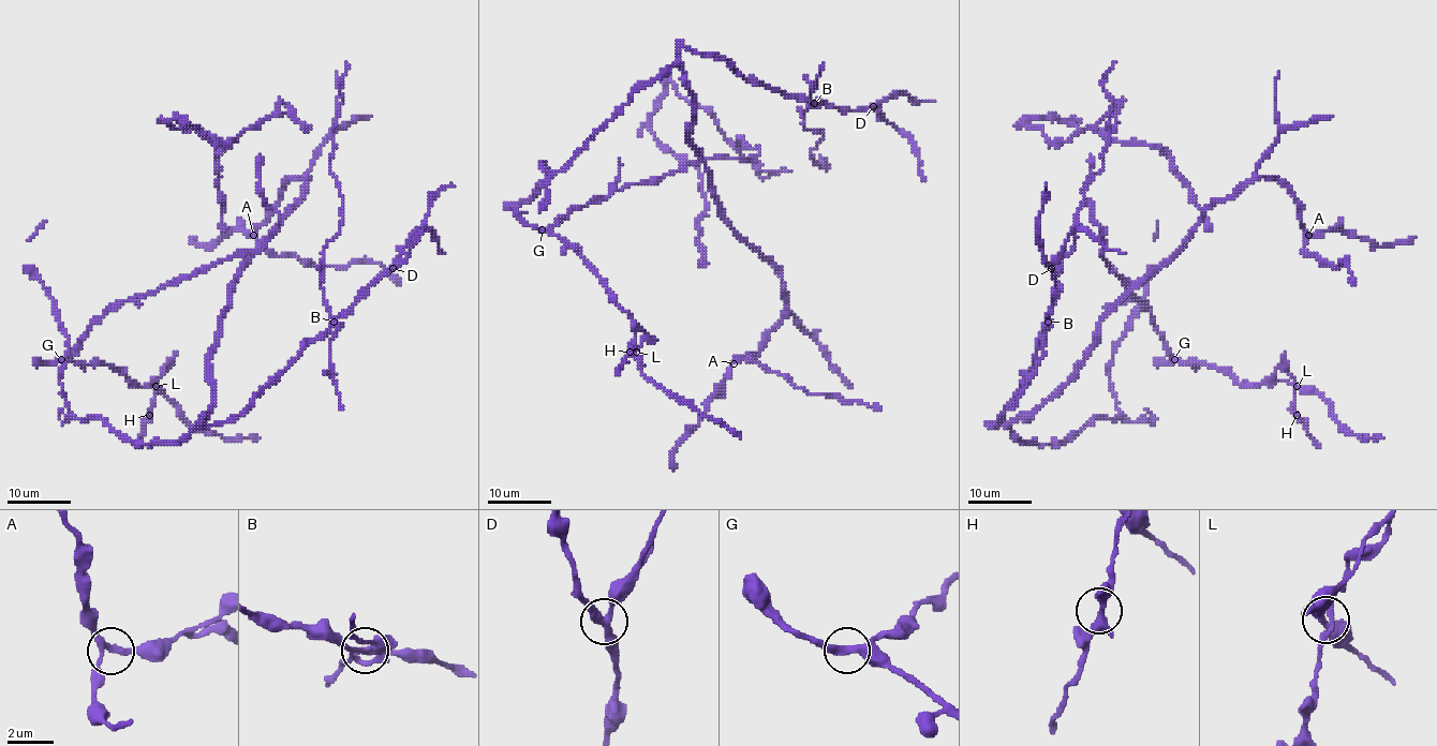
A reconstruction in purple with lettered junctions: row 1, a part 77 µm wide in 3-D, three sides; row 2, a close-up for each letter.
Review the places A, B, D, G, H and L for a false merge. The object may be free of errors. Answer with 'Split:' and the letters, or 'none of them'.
Split: B

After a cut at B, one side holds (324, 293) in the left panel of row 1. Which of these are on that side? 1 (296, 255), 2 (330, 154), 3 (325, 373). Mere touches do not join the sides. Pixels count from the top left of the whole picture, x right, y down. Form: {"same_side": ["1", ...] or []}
{"same_side": ["2", "3"]}

